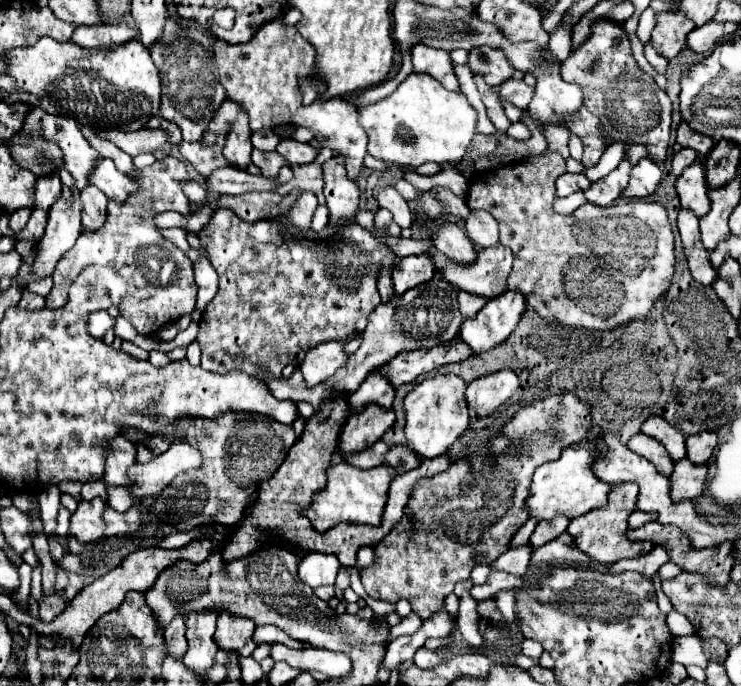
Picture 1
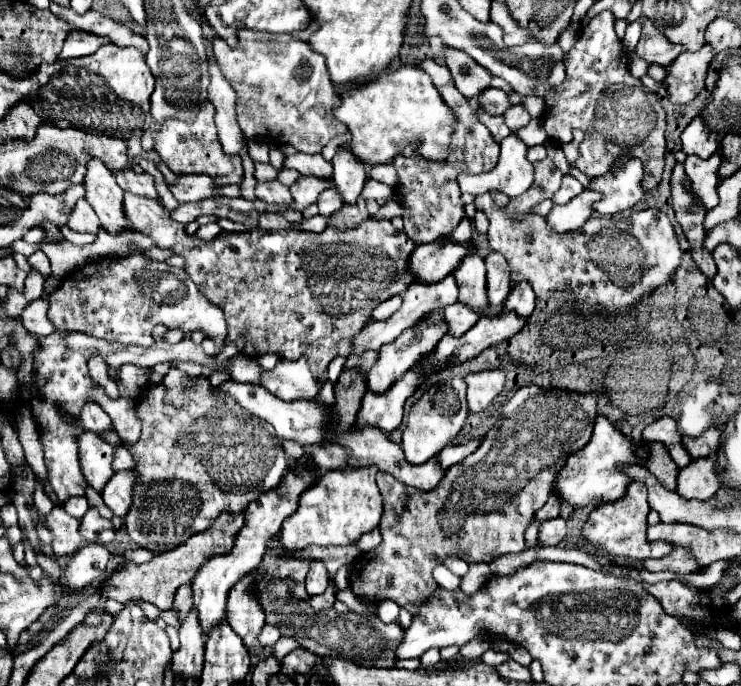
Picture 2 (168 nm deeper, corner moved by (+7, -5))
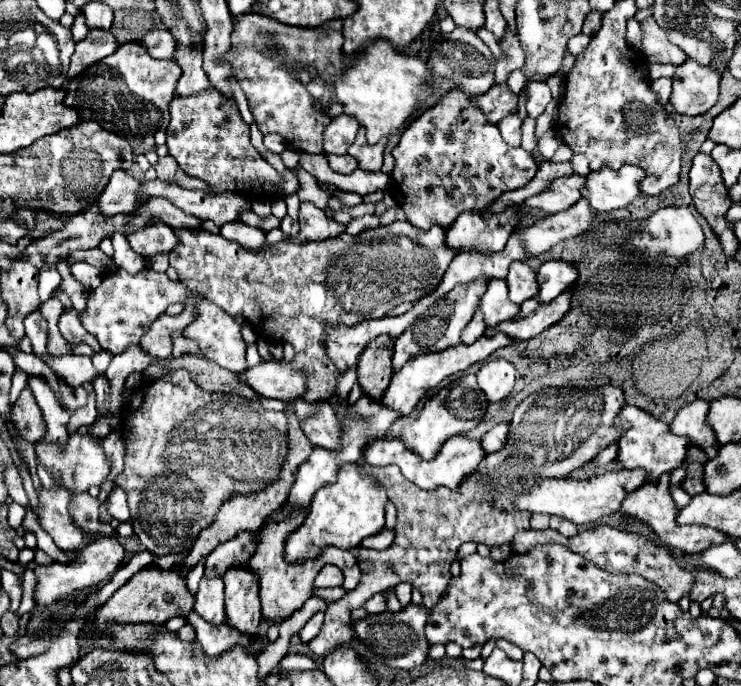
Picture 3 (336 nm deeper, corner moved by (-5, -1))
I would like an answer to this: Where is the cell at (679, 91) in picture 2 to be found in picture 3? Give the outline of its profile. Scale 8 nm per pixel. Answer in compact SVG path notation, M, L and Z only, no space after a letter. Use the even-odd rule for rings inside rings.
M684 61L672 77L670 103L682 115L702 115L718 99L720 73L698 61Z

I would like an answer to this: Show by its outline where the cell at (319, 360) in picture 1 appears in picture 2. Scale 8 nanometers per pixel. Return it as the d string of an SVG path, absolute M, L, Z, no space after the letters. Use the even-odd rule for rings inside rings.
M300 357L298 361L280 359L272 371L264 371L260 375L260 387L282 401L296 401L314 399L320 383L312 377L306 359Z

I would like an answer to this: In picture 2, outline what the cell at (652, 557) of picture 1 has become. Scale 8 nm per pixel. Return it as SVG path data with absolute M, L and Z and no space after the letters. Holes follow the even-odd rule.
M676 547L668 557L644 561L644 567L648 571L674 571L674 573L680 573L680 575L698 573L702 569L698 565L696 557L692 555L692 551L690 549L680 549L680 547Z

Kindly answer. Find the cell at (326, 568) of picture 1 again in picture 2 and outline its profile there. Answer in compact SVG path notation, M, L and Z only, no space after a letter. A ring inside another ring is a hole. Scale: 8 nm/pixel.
M314 561L306 577L306 591L310 595L320 595L326 591L326 587L328 587L328 571L322 561Z

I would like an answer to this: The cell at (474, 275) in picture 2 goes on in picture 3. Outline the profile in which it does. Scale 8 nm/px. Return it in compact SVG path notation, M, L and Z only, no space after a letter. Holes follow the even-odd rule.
M490 279L484 295L480 297L480 311L484 313L486 325L492 327L516 317L520 307L508 299L508 289L504 279Z

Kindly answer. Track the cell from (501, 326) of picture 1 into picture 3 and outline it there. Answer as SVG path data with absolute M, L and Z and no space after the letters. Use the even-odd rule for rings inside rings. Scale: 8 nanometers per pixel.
M546 261L538 269L538 299L548 303L576 281L576 269L564 261Z

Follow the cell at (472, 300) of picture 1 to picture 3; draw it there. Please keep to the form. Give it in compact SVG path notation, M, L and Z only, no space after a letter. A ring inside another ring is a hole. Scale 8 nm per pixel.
M476 311L474 317L472 317L472 321L470 321L470 323L466 325L466 329L462 331L462 343L464 343L464 345L474 343L476 339L482 337L484 329L486 329L486 323L484 323L484 319L482 319L482 313Z

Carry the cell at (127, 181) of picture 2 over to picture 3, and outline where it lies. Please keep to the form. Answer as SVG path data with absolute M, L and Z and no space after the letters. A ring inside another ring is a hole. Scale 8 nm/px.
M160 179L144 181L142 193L148 197L162 195L190 215L196 215L200 219L212 219L218 227L226 221L238 221L240 211L250 211L250 201L240 193L204 195L202 191L188 191Z

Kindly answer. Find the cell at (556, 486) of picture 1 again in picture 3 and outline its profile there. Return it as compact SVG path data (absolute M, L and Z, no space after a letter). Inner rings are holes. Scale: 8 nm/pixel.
M626 405L618 413L616 425L622 425L624 421L630 423L630 429L624 433L624 437L620 437L620 441L616 441L618 455L614 459L616 463L622 465L622 469L646 469L648 483L652 483L662 473L668 473L668 471L682 465L682 461L686 457L686 447L690 445L690 439L672 435L670 429L668 429L668 423L662 423L662 421L654 419L648 413L644 413L642 409L632 407L632 405Z

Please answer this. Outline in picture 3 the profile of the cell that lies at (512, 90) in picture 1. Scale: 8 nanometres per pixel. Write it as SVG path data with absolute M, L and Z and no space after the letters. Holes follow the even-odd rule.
M494 85L488 93L474 97L474 103L486 113L490 123L498 123L502 117L516 111L518 97L508 89L508 85Z

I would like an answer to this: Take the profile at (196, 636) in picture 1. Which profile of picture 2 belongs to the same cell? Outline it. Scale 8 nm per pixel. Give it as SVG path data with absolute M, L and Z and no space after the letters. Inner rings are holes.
M312 467L288 469L288 473L284 473L284 477L282 477L282 481L280 481L280 485L276 489L270 489L268 493L262 493L256 501L252 501L248 505L248 509L244 511L244 517L246 517L244 527L240 529L232 551L226 553L226 555L212 557L196 573L196 577L194 577L194 605L198 607L200 627L204 629L204 633L208 633L212 627L220 625L220 621L226 615L226 601L228 601L230 587L240 577L244 577L244 573L250 573L252 569L256 569L256 565L262 561L262 555L264 555L264 549L266 549L266 541L280 533L282 521L286 517L290 517L298 509L298 497L308 487L312 487L316 481L318 481L318 471L312 469Z

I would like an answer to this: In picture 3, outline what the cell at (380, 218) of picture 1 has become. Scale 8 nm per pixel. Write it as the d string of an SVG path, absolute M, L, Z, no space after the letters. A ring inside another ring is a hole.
M394 221L390 225L380 225L374 229L364 229L358 235L340 233L338 237L328 237L324 241L312 241L304 245L296 245L292 241L280 241L276 245L266 245L256 251L248 251L237 242L228 240L220 234L212 234L204 229L174 229L180 245L170 253L170 265L178 271L178 277L190 287L204 293L210 301L222 307L232 317L242 315L248 325L254 329L258 339L266 343L290 343L296 351L294 365L296 369L306 369L312 377L312 391L306 391L302 399L308 401L328 401L336 393L336 385L340 379L340 369L328 361L324 351L324 333L332 325L358 325L366 319L386 317L390 309L408 301L416 301L428 291L432 291L448 269L452 257L456 255L452 249L442 245L446 231L442 227L432 227L430 231L422 231L408 221ZM406 237L414 245L430 251L430 253L386 253L386 241Z

